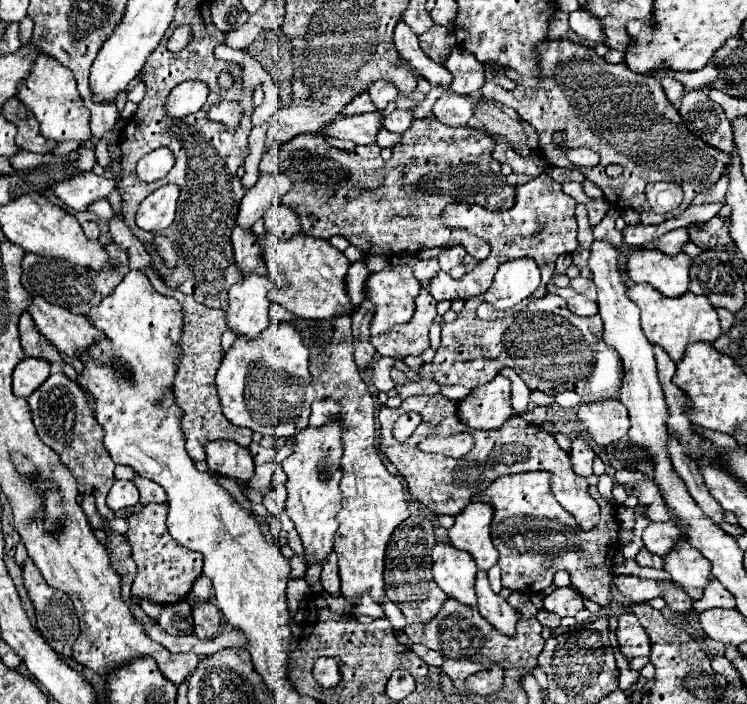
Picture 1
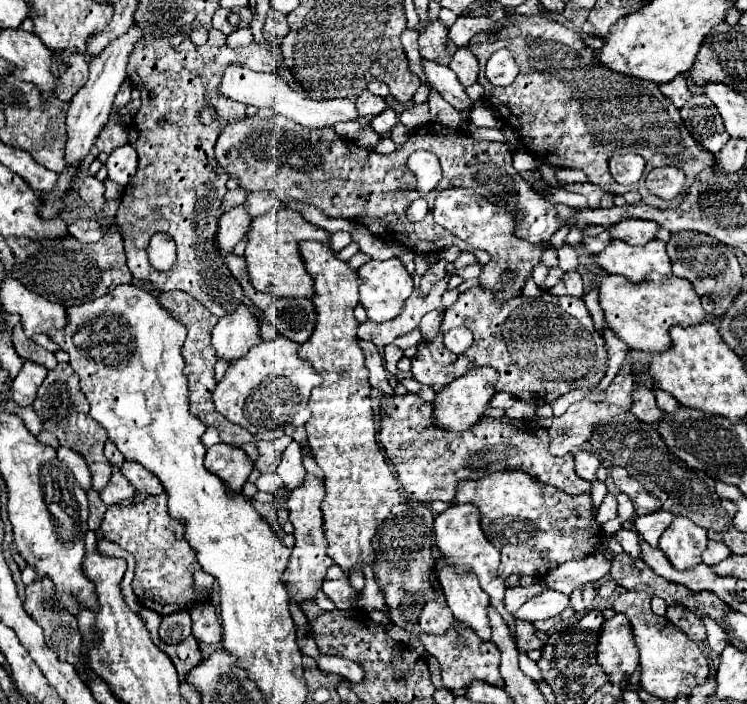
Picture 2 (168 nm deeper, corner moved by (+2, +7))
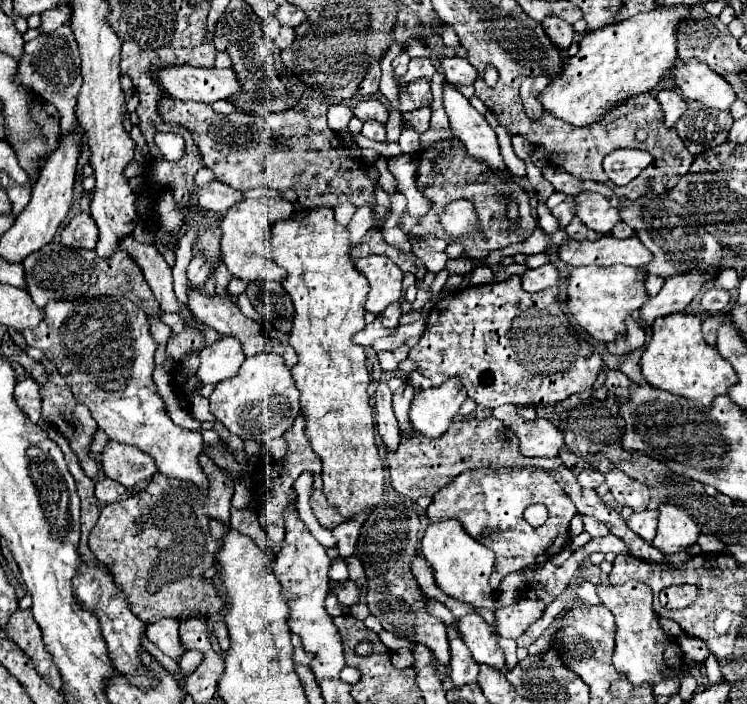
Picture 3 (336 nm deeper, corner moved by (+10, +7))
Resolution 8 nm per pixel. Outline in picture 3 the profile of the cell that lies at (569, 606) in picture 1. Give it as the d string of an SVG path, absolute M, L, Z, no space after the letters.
M520 599L510 607L498 609L494 613L498 623L498 633L510 639L520 637L536 619L542 617L544 609L546 605L542 601L532 601L532 599Z

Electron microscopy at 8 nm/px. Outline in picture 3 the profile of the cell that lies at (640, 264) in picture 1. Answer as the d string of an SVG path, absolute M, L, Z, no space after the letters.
M604 235L596 241L574 241L558 247L560 259L580 267L580 265L596 265L596 267L612 267L612 265L632 265L646 267L652 261L652 253L644 247L638 237L618 239L614 235Z

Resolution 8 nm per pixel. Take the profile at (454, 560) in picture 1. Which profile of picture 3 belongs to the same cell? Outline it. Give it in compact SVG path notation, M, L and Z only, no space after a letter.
M478 613L464 615L462 619L456 621L456 631L460 633L460 639L472 651L472 657L476 663L486 663L490 667L506 671L504 653L496 645L494 629L482 619L482 615Z

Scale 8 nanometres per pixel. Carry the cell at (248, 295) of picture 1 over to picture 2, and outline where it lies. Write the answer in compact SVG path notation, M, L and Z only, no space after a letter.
M238 305L234 313L222 317L212 331L212 347L218 359L234 363L242 359L260 341L256 321L246 305Z

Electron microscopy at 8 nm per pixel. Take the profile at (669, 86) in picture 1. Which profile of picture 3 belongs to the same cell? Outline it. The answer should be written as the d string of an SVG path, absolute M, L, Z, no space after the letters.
M660 89L656 97L658 97L658 101L662 105L662 111L666 115L666 125L672 127L678 121L678 117L686 111L684 97L680 93L676 93L674 89Z

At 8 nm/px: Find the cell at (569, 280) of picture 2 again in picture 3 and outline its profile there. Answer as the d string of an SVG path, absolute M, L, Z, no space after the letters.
M548 263L544 267L538 267L538 269L530 269L524 277L522 277L522 287L526 291L544 291L548 287L560 287L562 283L562 275L558 271L556 265Z

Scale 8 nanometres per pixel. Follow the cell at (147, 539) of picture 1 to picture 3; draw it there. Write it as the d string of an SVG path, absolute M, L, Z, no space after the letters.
M202 453L198 457L198 463L210 481L208 497L200 497L198 493L194 497L188 497L186 483L168 479L168 477L162 477L160 473L156 473L144 491L140 491L128 499L120 499L116 503L106 505L100 511L100 519L96 521L96 525L90 533L88 545L90 545L92 553L112 569L116 587L124 593L132 613L136 613L136 617L140 617L144 623L154 623L164 617L174 617L174 619L210 617L214 613L218 613L224 605L220 593L214 589L214 583L204 581L202 573L212 567L214 553L220 547L220 543L216 539L212 539L212 535L208 531L208 521L218 519L226 525L230 523L230 499L234 495L236 483L206 453Z

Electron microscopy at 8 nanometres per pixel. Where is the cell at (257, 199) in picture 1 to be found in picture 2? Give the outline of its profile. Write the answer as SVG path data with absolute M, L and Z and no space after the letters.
M238 205L236 209L220 217L216 229L216 249L222 257L232 253L236 243L246 235L248 225L250 225L250 217L244 213L244 205Z

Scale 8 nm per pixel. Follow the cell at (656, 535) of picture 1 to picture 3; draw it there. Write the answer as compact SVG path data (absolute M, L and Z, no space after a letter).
M642 511L642 513L632 513L628 517L628 527L640 535L646 543L650 543L656 535L656 523L658 523L658 511Z

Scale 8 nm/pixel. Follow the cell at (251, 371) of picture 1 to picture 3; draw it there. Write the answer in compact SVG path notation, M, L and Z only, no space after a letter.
M260 353L258 357L246 357L236 377L216 385L210 395L210 413L224 423L232 433L252 441L270 441L284 435L300 413L300 391L296 389L290 369L278 353Z

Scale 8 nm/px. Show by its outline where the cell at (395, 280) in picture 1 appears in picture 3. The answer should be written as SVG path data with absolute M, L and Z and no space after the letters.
M370 255L356 261L356 269L370 281L370 293L366 297L366 311L380 315L388 305L402 297L402 277L394 261L384 255Z

